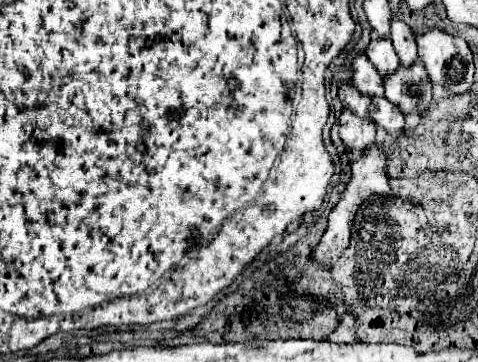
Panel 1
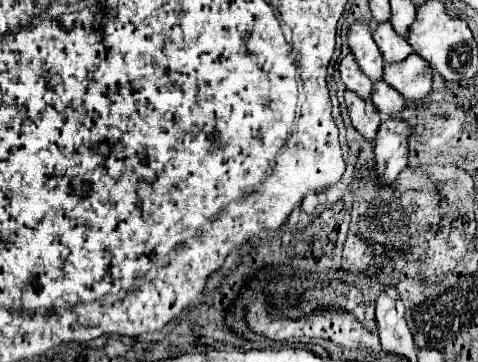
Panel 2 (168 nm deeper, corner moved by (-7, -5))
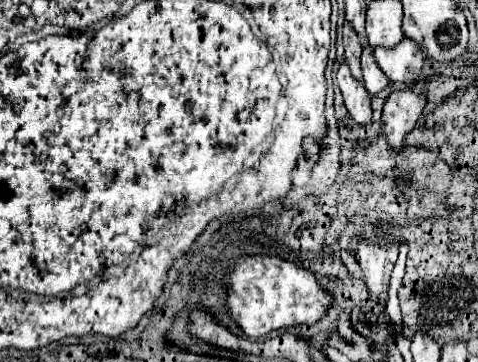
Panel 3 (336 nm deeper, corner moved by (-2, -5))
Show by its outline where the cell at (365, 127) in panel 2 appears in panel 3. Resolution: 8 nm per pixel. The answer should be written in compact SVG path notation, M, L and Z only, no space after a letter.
M342 61L340 69L336 73L338 87L344 97L344 105L350 113L350 117L358 125L368 125L372 121L372 109L370 109L370 93L350 75L348 65Z

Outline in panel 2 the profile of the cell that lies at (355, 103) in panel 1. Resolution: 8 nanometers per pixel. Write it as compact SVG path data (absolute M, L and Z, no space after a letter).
M353 53L345 55L343 61L341 61L341 67L339 67L339 73L341 73L341 79L345 83L345 87L349 91L355 91L361 99L369 99L371 97L371 79L359 69Z

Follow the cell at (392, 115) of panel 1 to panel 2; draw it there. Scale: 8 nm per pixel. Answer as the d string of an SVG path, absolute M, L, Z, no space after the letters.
M383 79L377 81L377 83L373 83L371 99L373 99L375 107L379 109L379 113L383 117L395 117L395 115L399 115L403 111L403 105L405 105L403 95L399 95L399 91L395 91Z

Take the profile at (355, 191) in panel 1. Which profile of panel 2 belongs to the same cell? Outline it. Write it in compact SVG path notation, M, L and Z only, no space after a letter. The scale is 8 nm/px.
M389 117L381 123L375 137L375 163L385 183L393 183L393 179L407 165L409 135L411 125L401 117Z

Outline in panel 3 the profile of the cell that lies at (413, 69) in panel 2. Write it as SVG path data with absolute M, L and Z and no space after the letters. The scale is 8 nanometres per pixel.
M402 39L402 43L398 43L394 49L376 47L374 59L392 83L406 83L406 85L414 85L420 79L424 65L420 47L410 39Z

